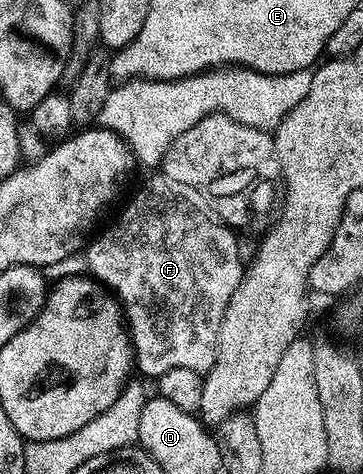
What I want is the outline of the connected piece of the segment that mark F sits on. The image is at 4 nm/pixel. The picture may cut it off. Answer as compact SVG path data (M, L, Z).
M162 174L148 176L151 177L140 186L139 193L124 206L119 221L86 245L87 272L117 297L131 334L138 371L140 368L152 378L178 368L206 374L215 365L221 318L225 318L233 290L243 281L245 260L239 257L236 233L216 216L207 199L197 194L193 186Z

